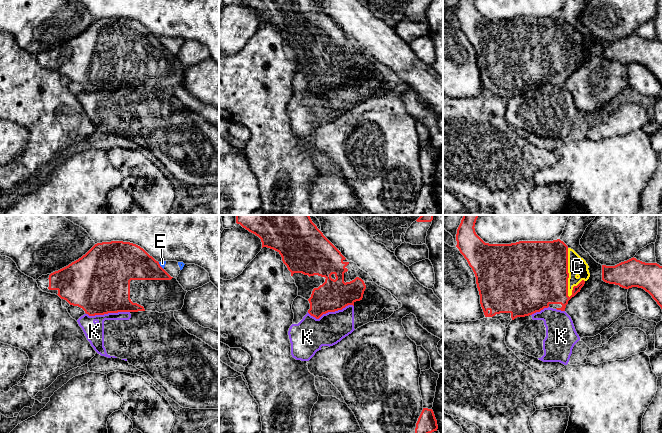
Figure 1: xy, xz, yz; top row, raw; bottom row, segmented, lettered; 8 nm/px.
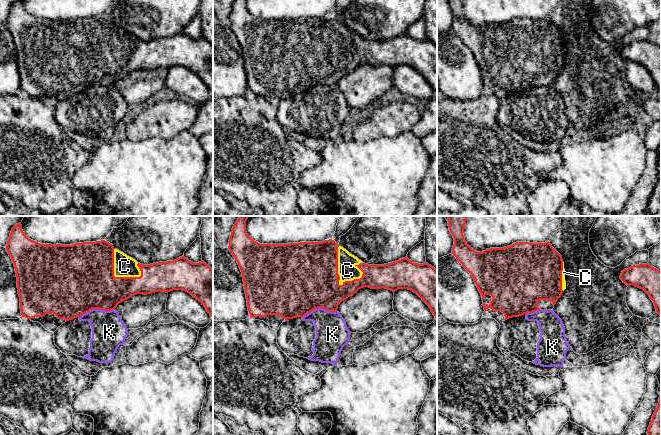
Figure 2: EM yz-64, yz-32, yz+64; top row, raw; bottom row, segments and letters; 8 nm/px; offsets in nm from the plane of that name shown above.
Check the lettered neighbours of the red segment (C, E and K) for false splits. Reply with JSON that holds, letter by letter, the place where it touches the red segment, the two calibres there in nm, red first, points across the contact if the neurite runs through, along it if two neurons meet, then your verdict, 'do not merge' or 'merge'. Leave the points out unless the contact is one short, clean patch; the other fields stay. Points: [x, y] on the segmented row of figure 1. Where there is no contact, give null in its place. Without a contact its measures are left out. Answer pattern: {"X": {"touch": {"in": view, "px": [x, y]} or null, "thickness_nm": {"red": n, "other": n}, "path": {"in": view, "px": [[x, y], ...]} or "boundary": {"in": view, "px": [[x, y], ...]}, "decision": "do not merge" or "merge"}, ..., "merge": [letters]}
{"C": {"touch": {"in": "yz", "px": [568, 273]}, "thickness_nm": {"red": 500, "other": 160}, "decision": "merge"}, "E": {"touch": {"in": "xy", "px": [160, 266]}, "thickness_nm": {"red": 280, "other": 50}, "boundary": {"in": "xy", "px": [[158, 262], [163, 269]]}, "decision": "do not merge"}, "K": {"touch": {"in": "xz", "px": [330, 311]}, "thickness_nm": {"red": 260, "other": 280}, "decision": "do not merge"}, "merge": ["C"]}

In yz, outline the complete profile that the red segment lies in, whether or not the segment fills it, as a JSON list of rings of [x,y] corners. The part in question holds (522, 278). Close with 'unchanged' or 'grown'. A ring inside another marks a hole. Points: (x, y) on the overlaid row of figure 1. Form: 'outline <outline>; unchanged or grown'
outline [[[463,215],[457,229],[456,247],[472,268],[480,295],[480,304],[485,317],[497,319],[507,328],[517,317],[540,312],[544,308],[565,311],[568,301],[574,297],[589,279],[589,266],[573,249],[560,239],[553,241],[519,241],[511,244],[485,243],[475,232],[479,215]]]; grown

